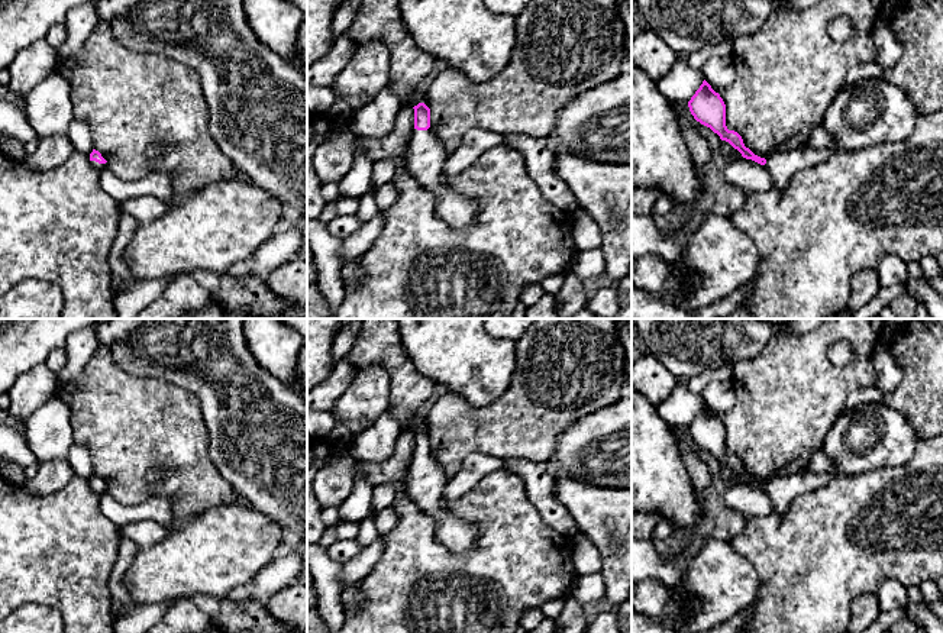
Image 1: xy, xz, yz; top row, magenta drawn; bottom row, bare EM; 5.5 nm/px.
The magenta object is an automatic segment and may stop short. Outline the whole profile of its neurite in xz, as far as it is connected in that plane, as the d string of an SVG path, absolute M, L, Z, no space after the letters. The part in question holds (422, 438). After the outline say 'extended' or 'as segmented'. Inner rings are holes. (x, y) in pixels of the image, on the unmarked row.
M419 427L414 433L406 484L420 508L436 520L436 539L455 555L466 555L477 539L478 526L461 520L440 507L442 492L449 479L430 453L430 433Z; extended

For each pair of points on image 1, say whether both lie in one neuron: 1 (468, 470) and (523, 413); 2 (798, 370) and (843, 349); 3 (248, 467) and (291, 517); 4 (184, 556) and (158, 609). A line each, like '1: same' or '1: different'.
1: different
2: different
3: same
4: different

